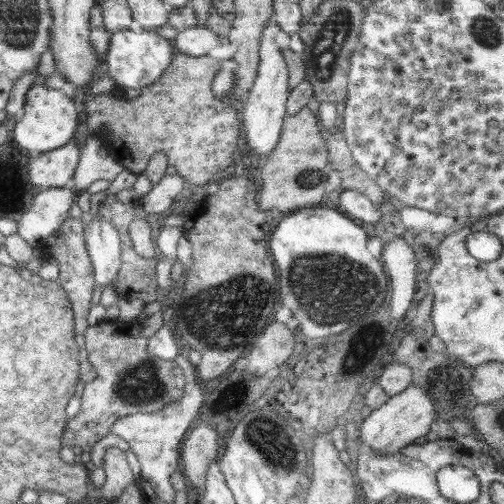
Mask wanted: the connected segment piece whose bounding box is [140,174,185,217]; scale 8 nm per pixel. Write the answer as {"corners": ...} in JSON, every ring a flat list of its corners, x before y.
{"corners":[[165,174,146,195,140,198,141,207,149,214,159,214,163,217,169,212,170,204,184,190,184,181,179,174]]}

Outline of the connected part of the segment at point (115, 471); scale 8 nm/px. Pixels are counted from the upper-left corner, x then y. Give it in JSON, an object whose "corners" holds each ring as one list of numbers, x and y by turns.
{"corners":[[111,446,99,457,99,464,104,469,106,481,102,486,101,493,109,501,117,499,124,489,134,482,132,469,126,461,126,455,121,448]]}

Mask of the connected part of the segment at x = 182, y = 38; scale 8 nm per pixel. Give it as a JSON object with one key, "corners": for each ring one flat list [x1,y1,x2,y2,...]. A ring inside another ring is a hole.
{"corners":[[196,26,179,32,172,40,177,53,188,56,208,55,211,48,216,48,223,42,227,42,222,34,210,30,206,26]]}

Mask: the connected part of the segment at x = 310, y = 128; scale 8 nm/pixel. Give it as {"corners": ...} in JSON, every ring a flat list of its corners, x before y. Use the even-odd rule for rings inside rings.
{"corners":[[302,107,294,116,286,114,278,144,267,157,261,171,262,187,257,197,261,210,278,208,280,214,284,215,288,210,296,210,300,206,318,204,326,188,326,174,331,170,328,153,323,127,314,107],[320,172,324,178,322,182]]}

